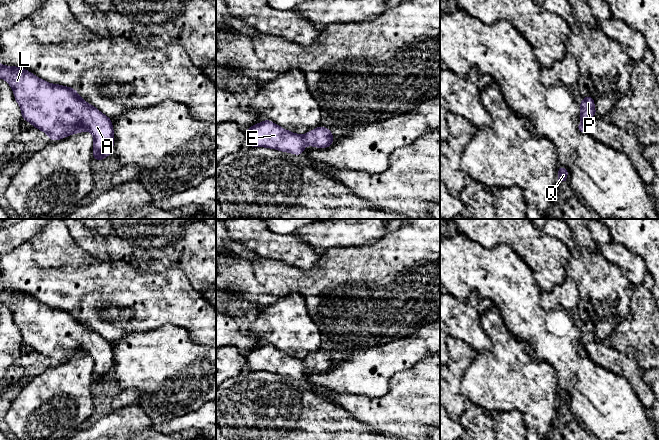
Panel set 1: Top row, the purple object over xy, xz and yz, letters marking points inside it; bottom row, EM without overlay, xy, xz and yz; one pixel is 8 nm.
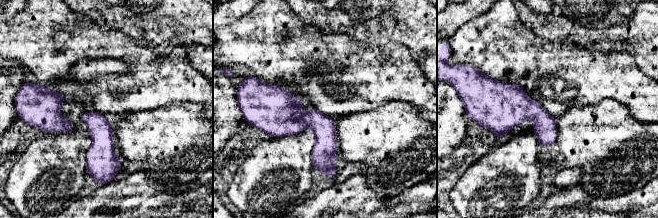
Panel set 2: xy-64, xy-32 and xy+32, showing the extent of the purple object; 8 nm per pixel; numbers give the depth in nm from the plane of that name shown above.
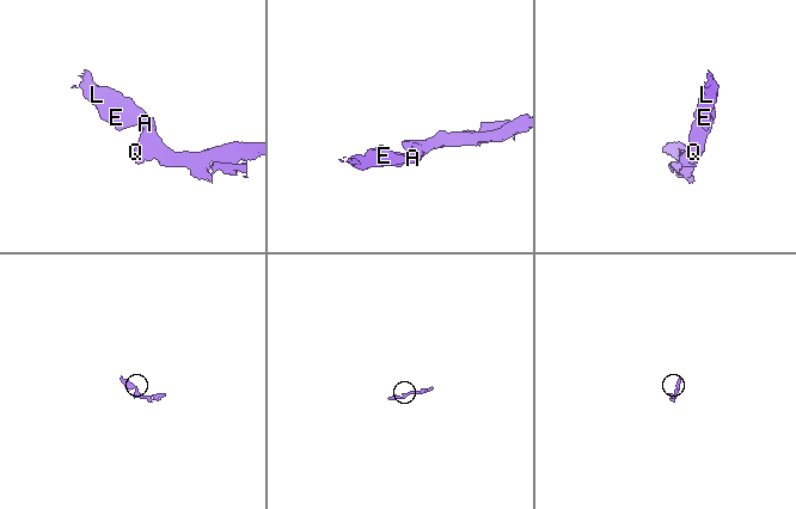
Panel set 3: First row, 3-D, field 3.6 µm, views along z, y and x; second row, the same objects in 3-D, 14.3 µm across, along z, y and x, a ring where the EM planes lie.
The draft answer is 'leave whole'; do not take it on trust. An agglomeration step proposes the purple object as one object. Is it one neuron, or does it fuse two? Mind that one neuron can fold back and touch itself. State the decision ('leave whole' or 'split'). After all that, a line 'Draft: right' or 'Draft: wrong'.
leave whole
Draft: right

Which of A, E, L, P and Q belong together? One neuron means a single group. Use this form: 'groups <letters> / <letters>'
groups A E L P Q

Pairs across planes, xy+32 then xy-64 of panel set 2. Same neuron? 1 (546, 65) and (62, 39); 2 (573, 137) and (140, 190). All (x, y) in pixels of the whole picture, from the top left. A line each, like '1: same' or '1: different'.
1: different
2: different

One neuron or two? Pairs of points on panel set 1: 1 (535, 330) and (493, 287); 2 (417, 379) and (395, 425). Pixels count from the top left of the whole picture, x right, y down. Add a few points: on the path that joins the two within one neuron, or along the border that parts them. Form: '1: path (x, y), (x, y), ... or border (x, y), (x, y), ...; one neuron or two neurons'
1: path (526, 319), (504, 297); one neuron
2: path (417, 390), (417, 398), (401, 414); one neuron

